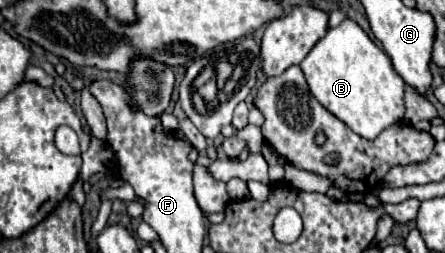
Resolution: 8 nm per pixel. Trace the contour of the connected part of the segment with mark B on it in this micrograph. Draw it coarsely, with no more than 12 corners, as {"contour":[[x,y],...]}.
{"contour":[[344,19],[300,63],[310,93],[374,139],[404,119],[390,57]]}

